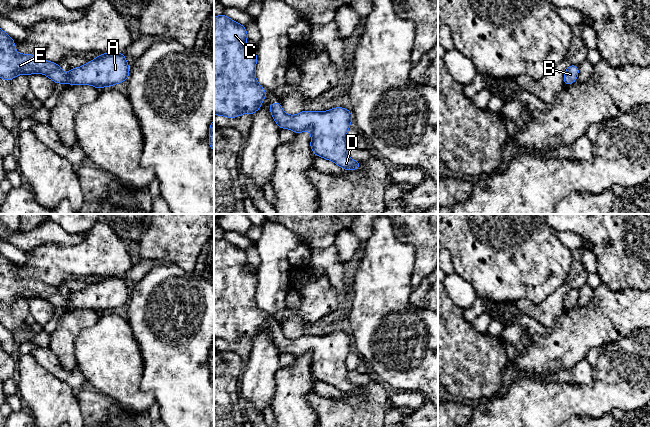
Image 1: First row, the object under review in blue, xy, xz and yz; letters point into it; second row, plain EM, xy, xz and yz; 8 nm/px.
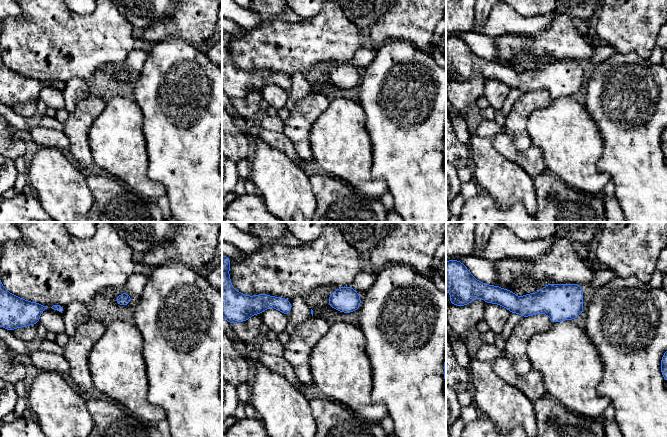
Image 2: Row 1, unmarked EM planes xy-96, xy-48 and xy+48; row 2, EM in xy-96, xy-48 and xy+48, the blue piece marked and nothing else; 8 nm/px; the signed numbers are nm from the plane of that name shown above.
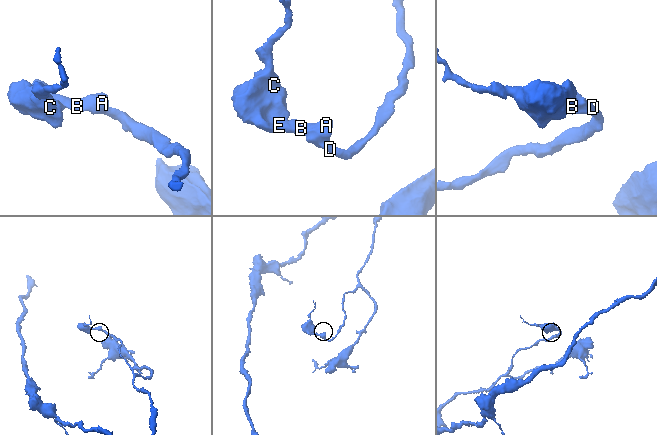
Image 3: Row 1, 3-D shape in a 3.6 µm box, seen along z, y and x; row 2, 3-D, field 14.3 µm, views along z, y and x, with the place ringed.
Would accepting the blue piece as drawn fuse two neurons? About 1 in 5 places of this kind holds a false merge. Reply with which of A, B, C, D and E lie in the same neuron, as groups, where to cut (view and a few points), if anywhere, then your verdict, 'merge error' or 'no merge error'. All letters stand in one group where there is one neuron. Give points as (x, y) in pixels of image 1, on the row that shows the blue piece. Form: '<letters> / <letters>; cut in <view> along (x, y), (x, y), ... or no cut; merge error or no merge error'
A B C D E; no cut; no merge error

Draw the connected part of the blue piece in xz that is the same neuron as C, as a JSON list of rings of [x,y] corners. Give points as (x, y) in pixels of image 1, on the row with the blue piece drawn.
[[[222,14],[214,17],[214,114],[236,118],[244,113],[253,115],[267,97],[257,82],[255,68],[258,56],[245,42],[245,27]]]

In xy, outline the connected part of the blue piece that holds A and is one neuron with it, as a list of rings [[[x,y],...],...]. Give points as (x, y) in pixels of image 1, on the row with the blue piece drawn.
[[[0,28],[0,77],[10,81],[20,74],[42,73],[55,84],[92,85],[98,90],[129,78],[129,65],[123,53],[105,53],[65,74],[60,65],[31,54],[18,54],[15,41]]]

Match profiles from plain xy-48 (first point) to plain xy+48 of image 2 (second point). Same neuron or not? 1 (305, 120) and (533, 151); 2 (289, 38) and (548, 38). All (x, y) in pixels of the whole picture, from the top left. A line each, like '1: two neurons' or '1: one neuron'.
1: two neurons
2: one neuron

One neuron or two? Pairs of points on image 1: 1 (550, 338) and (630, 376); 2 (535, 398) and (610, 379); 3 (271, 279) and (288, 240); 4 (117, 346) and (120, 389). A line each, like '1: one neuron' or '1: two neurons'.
1: two neurons
2: one neuron
3: one neuron
4: one neuron

